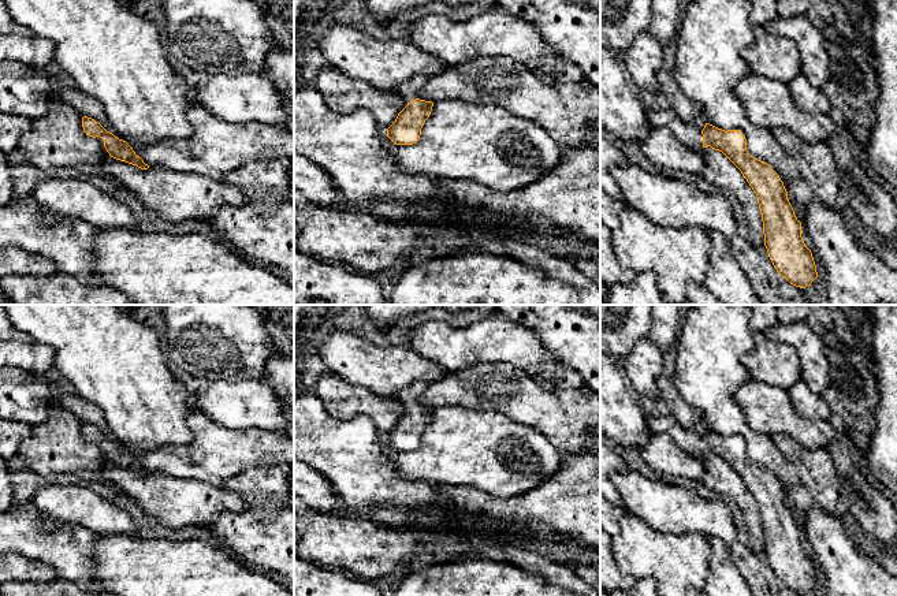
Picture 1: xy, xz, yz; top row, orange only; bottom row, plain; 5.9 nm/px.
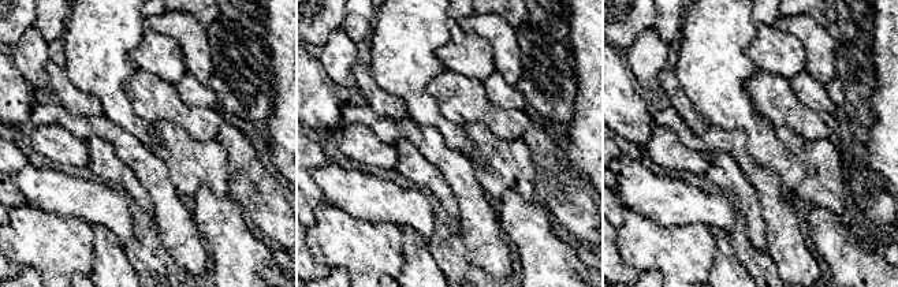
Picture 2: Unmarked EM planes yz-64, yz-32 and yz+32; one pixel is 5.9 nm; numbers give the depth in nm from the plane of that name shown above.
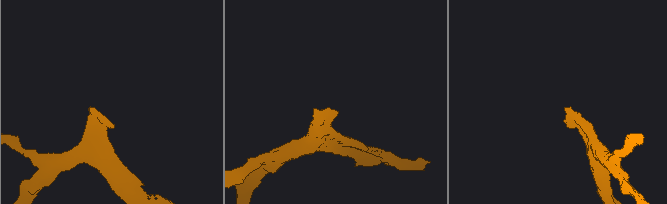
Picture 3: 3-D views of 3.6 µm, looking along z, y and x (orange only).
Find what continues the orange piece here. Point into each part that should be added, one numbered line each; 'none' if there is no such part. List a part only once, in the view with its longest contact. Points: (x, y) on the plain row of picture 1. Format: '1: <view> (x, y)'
1: yz (689, 442)

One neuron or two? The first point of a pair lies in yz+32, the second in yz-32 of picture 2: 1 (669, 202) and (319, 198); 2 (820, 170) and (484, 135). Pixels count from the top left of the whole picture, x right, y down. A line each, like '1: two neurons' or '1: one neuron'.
1: two neurons
2: one neuron

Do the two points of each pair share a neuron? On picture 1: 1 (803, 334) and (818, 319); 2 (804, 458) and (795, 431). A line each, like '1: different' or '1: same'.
1: different
2: different

